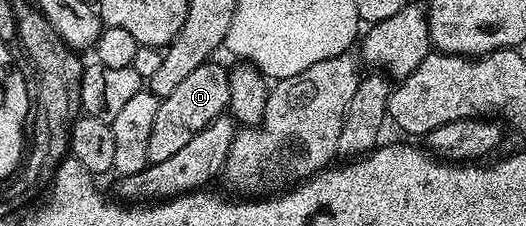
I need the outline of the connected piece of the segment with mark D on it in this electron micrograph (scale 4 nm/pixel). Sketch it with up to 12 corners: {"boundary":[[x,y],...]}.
{"boundary":[[200,64],[161,99],[150,163],[227,113],[230,72]]}

